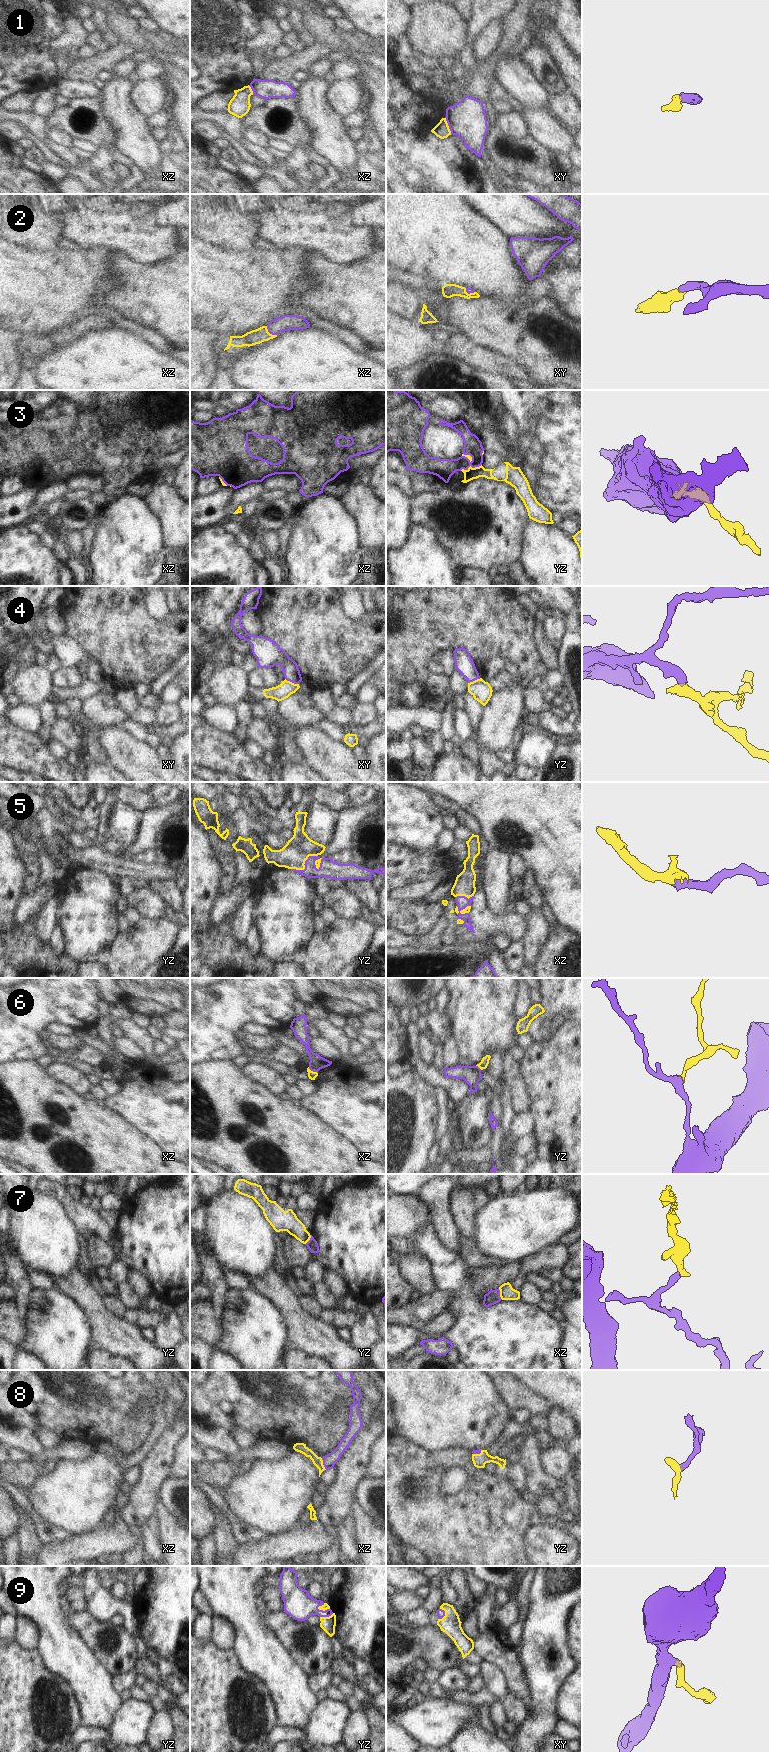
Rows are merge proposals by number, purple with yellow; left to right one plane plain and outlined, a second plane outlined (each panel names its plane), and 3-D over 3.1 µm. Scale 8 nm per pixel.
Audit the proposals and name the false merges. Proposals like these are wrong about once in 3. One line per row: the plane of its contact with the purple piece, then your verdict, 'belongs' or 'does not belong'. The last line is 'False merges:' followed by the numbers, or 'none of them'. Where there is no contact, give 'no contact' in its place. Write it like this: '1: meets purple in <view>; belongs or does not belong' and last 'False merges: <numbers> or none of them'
1: meets purple in xy; does not belong
2: meets purple in xz; belongs
3: meets purple in yz; does not belong
4: meets purple in xy; does not belong
5: meets purple in yz; belongs
6: meets purple in xz; belongs
7: meets purple in xz; does not belong
8: meets purple in xz; belongs
9: meets purple in xy; belongs
False merges: 1, 3, 4, 7

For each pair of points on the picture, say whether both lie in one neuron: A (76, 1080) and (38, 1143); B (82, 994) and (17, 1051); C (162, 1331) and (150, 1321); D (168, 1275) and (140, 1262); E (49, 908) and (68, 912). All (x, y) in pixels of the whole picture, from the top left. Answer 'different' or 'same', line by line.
A: different
B: same
C: different
D: same
E: different

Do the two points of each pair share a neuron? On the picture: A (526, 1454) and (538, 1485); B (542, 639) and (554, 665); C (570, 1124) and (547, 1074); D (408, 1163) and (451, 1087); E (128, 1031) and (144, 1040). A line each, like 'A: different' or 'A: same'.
A: same
B: same
C: same
D: different
E: same

